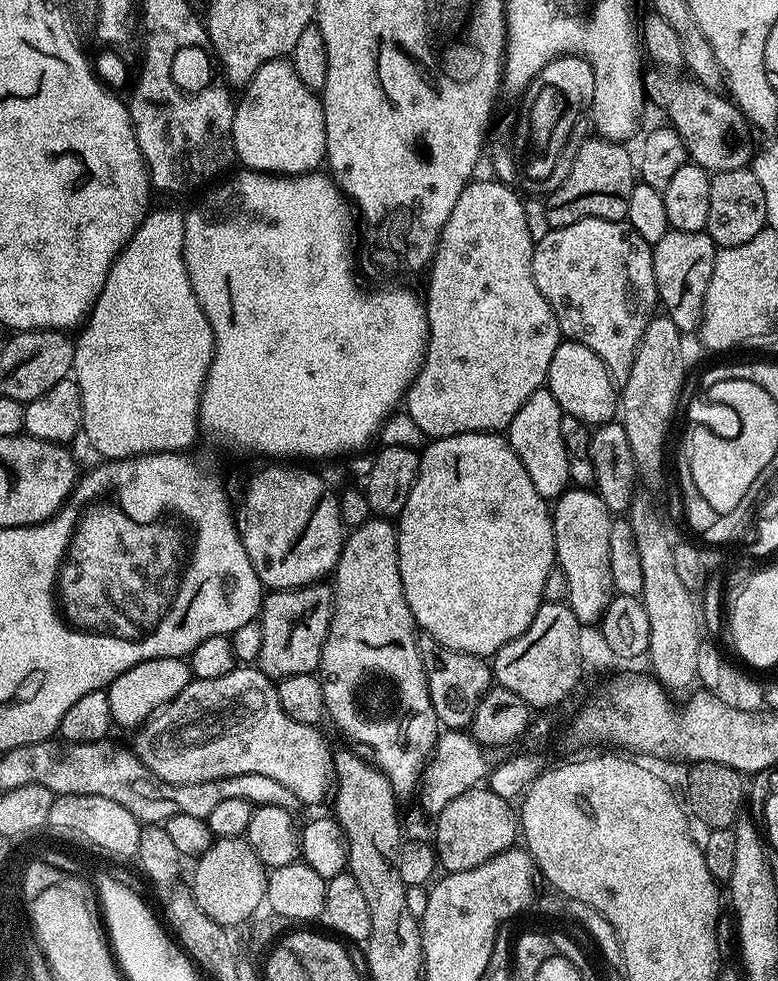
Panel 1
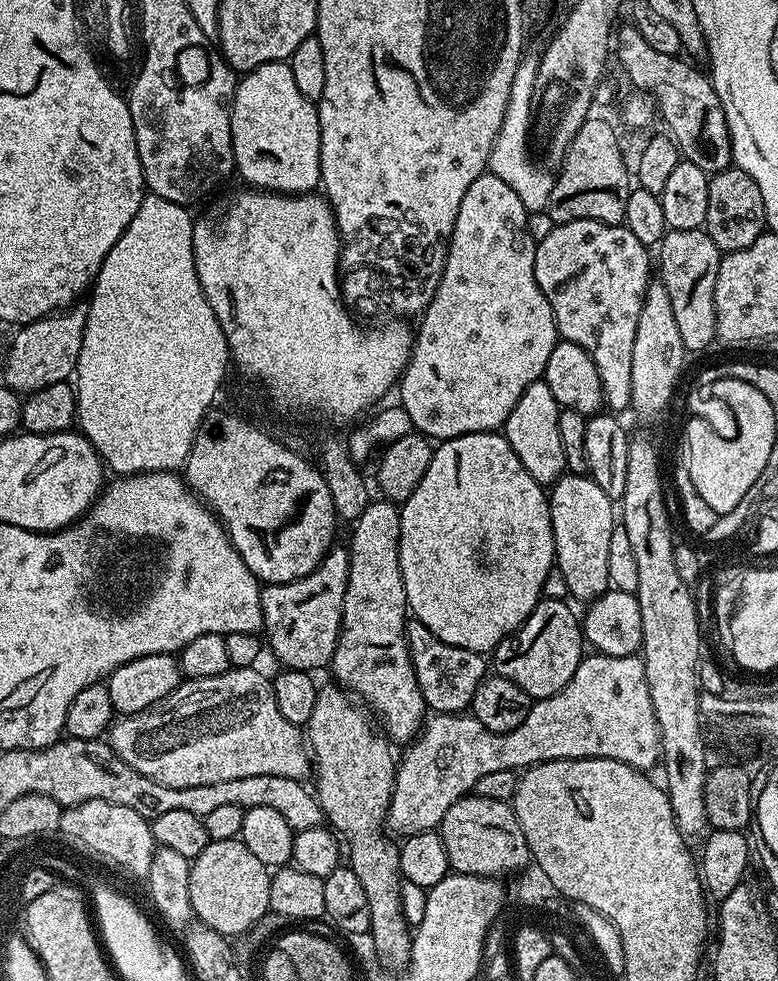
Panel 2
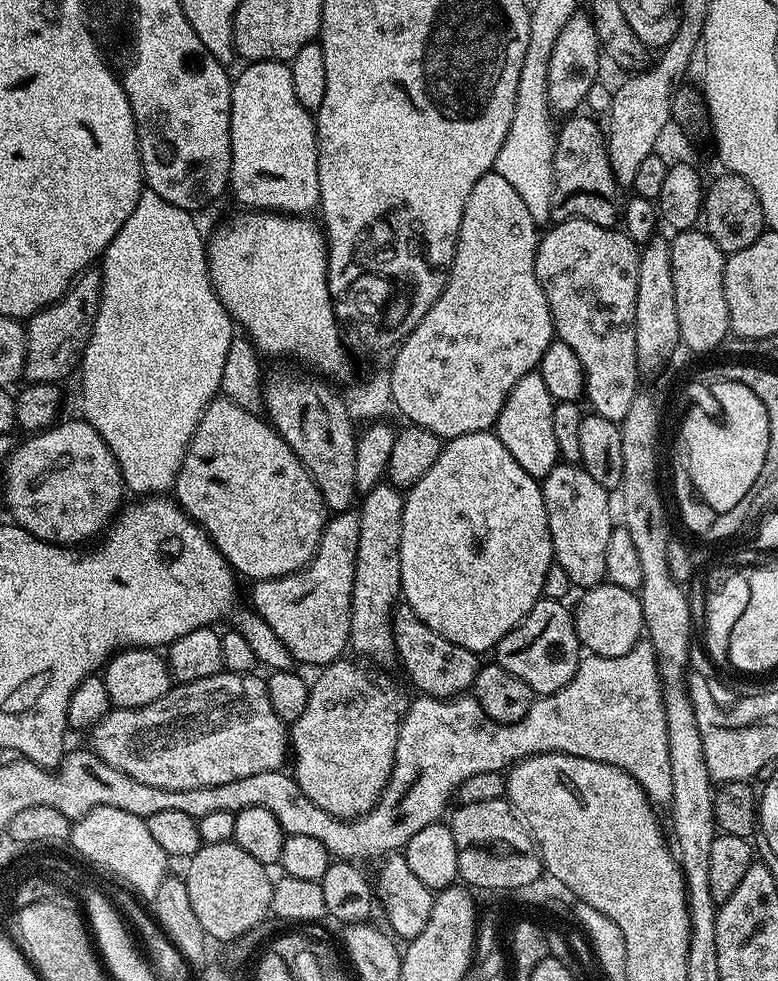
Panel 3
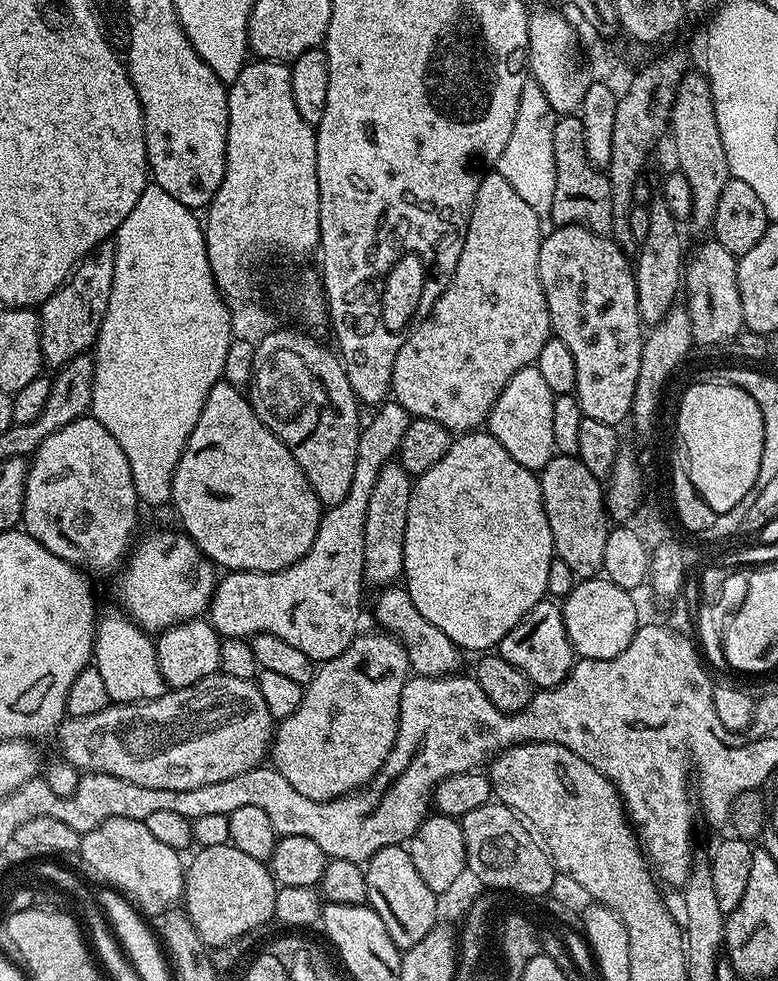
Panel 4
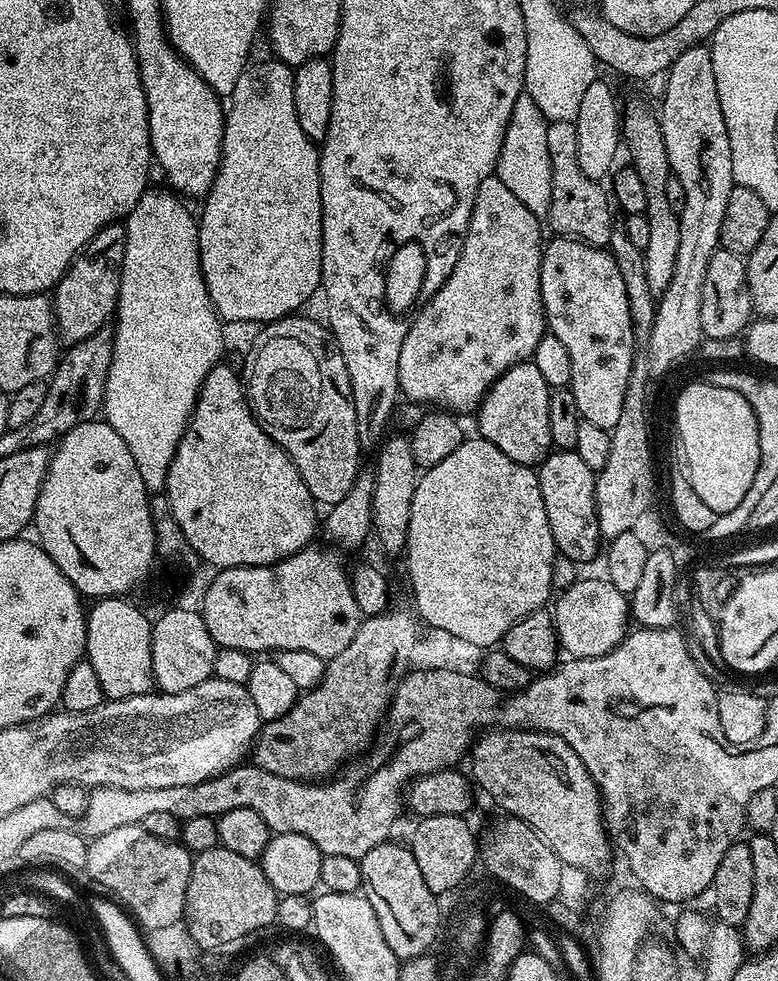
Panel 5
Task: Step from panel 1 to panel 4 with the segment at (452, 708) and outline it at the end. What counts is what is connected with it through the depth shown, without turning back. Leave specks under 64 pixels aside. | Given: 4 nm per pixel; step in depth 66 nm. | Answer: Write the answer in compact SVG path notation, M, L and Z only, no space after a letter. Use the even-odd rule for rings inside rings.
M384 586L376 596L376 605L372 612L383 631L397 637L408 655L409 669L418 676L450 676L457 671L460 664L461 649L456 647L434 622L426 622L422 614L418 614L418 606L410 598L408 589L403 586Z

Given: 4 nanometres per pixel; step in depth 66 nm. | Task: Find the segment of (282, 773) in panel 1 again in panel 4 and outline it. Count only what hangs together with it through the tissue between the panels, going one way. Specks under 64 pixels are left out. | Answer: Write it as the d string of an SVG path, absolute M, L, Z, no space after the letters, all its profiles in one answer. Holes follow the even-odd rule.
M223 674L207 676L202 682L194 682L194 686L165 690L158 698L145 700L142 704L112 704L106 710L98 710L98 714L90 714L86 718L68 718L60 725L60 752L65 761L81 773L105 772L114 774L114 778L122 778L126 782L134 782L134 786L150 786L154 790L194 790L198 786L206 786L210 782L226 782L226 778L234 778L234 774L242 774L251 768L259 768L265 763L270 752L274 721L270 710L266 710L266 701L262 699L262 690L250 680L230 678Z

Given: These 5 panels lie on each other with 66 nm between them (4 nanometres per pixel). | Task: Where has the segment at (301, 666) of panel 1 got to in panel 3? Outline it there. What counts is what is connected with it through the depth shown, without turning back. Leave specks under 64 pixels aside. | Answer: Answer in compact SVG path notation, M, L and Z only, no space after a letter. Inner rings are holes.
M359 511L337 512L324 525L316 555L305 568L251 585L252 604L274 634L290 650L293 661L323 666L345 655L350 641L350 614L354 590L354 566L358 558Z

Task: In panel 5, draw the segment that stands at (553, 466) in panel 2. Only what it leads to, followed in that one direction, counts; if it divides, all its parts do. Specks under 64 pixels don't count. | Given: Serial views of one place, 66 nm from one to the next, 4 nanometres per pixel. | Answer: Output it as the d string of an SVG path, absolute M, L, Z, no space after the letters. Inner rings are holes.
M531 362L516 364L506 374L502 374L492 384L491 390L484 395L474 419L480 427L479 435L488 440L506 458L529 466L539 465L553 447L550 438L550 389L546 378Z

